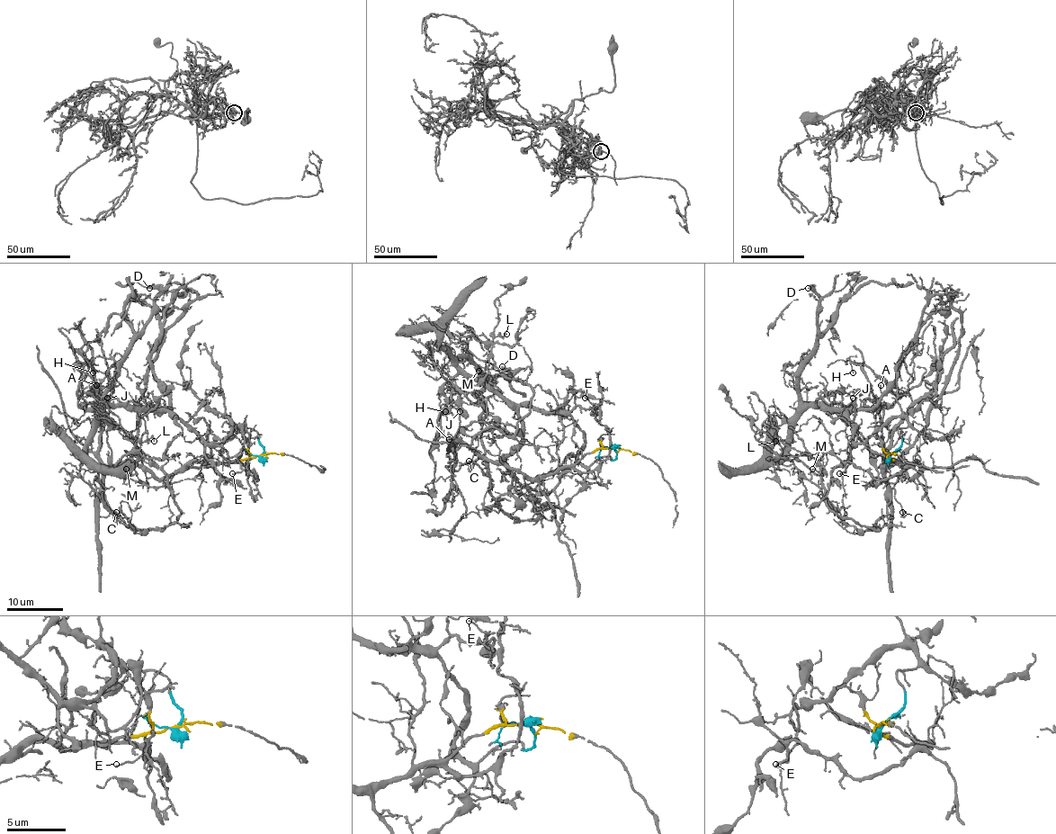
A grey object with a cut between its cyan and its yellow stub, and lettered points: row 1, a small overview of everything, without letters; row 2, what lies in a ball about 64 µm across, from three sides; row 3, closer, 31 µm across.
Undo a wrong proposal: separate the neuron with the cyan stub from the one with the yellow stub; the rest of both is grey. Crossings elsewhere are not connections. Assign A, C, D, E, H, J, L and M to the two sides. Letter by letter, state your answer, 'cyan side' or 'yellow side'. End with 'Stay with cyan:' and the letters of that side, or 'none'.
A: yellow side
C: yellow side
D: cyan side
E: yellow side
H: cyan side
J: cyan side
L: cyan side
M: cyan side
Stay with cyan: D, H, J, L, M

